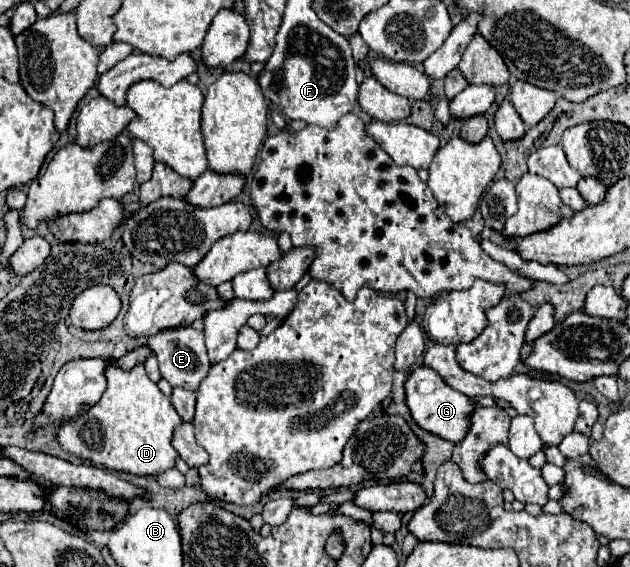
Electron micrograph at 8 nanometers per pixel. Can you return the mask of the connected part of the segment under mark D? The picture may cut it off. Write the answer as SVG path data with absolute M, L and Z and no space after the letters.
M117 364L105 368L107 390L101 400L77 420L65 420L57 432L57 440L63 450L101 464L111 470L123 470L139 476L155 476L175 466L179 454L171 448L173 428L181 424L181 416L175 412L169 398L147 378L143 364L123 370Z

